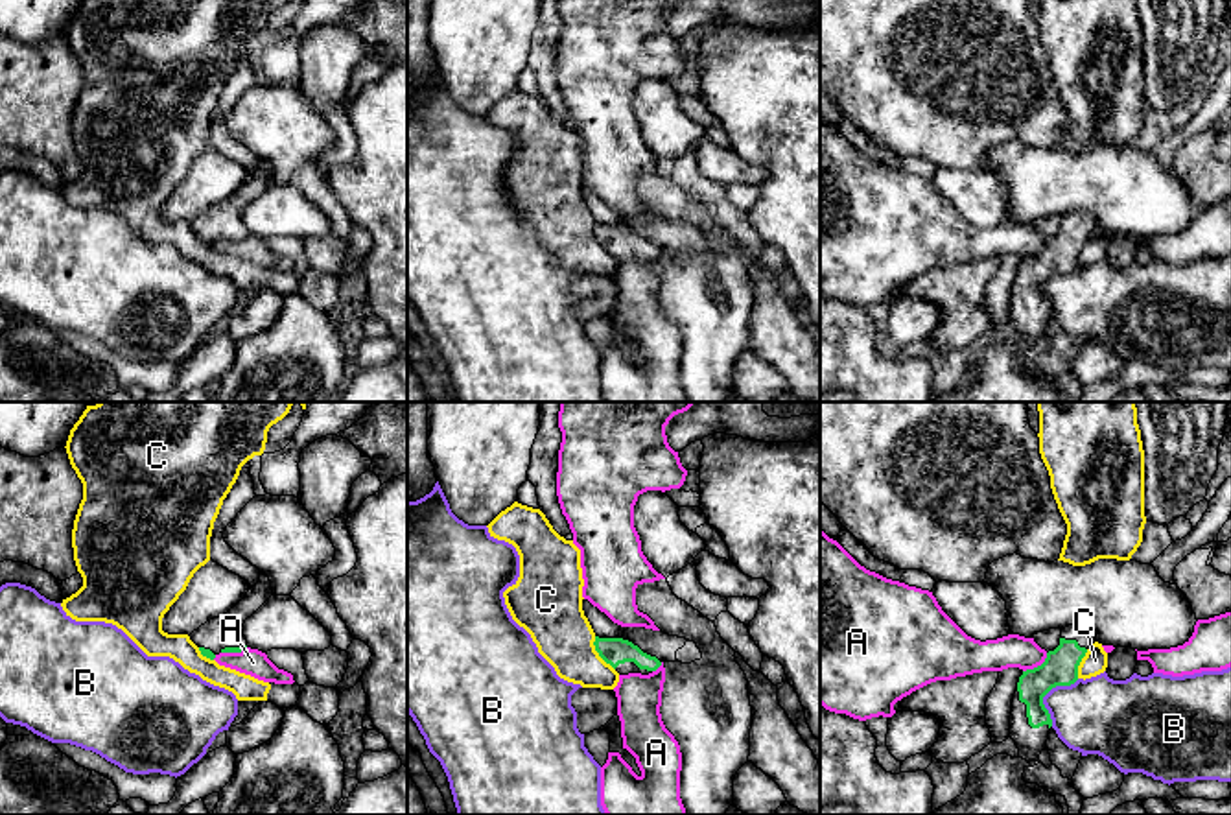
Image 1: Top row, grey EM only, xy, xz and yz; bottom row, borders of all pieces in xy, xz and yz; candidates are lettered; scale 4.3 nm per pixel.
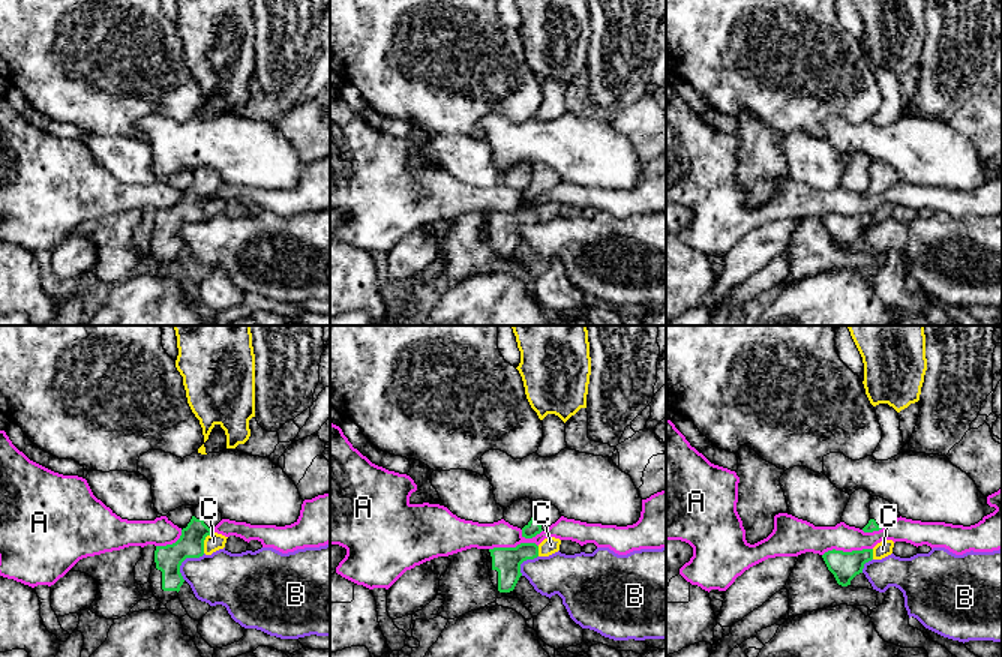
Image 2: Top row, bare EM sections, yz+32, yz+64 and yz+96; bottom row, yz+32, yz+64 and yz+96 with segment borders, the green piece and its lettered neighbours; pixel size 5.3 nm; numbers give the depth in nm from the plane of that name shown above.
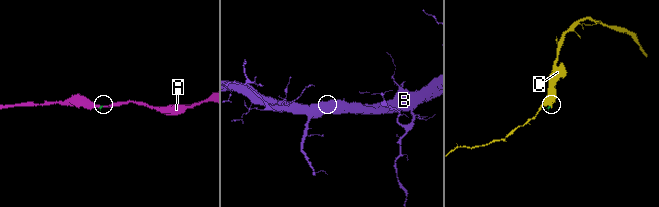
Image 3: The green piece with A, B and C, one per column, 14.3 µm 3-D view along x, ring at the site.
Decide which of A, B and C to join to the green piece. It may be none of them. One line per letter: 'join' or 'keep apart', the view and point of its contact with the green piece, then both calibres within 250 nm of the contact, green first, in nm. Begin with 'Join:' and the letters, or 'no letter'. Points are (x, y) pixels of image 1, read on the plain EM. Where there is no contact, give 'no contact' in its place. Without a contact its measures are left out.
Join: no letter
A: keep apart | yz (1038, 253) | 160/140 nm
B: keep apart | yz (1047, 279) | 160/340 nm
C: keep apart | xz (597, 238) | 120/260 nm

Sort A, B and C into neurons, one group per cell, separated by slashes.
A / B / C

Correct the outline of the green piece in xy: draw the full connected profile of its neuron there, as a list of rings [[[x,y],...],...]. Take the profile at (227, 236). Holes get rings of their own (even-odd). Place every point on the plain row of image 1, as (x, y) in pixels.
[[[260,159],[260,168],[249,173],[245,184],[227,201],[214,205],[190,221],[201,242],[214,247],[219,240],[241,240],[247,236],[243,210],[251,205],[273,181],[271,168]]]

